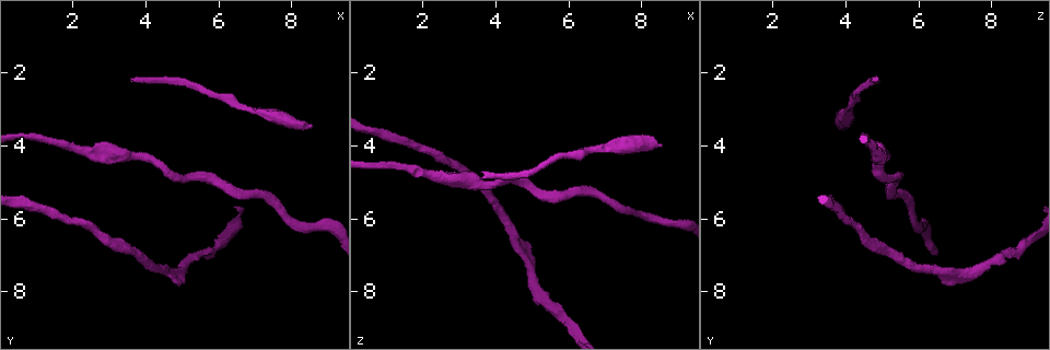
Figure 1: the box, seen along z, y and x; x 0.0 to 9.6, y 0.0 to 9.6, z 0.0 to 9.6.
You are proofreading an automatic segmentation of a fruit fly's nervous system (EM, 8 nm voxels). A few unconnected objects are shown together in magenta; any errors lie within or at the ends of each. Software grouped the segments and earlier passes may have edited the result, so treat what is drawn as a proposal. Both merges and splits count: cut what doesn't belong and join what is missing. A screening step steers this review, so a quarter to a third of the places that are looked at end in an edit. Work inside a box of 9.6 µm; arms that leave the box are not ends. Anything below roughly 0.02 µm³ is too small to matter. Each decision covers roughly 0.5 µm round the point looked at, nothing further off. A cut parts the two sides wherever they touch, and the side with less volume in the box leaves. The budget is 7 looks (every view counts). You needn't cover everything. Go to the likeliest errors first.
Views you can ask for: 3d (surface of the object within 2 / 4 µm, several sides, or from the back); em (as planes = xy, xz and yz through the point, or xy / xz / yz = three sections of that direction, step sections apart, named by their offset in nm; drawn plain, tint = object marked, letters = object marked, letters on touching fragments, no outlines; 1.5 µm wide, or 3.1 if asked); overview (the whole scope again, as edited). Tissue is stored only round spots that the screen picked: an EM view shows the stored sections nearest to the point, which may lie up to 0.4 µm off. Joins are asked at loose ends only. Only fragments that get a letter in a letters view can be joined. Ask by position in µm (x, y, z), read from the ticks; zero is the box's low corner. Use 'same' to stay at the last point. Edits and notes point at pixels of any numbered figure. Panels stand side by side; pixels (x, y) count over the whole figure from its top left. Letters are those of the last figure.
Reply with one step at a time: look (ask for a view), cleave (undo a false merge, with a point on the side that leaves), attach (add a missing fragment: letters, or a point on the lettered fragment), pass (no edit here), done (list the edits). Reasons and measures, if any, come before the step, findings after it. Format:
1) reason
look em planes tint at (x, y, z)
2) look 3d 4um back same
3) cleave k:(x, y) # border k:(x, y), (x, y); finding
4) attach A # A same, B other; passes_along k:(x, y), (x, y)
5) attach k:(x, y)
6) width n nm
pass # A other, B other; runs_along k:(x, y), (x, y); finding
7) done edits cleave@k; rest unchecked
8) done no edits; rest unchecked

branch stops here
look em yz step 4 letters at (8.60, 3.40, 3.95)

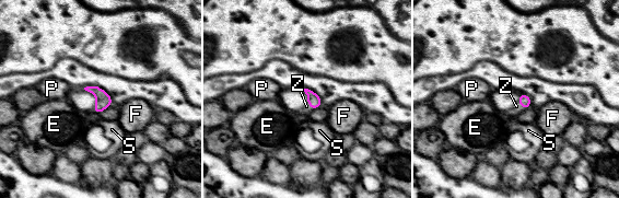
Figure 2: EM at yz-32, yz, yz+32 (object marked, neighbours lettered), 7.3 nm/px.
look em planes letters same

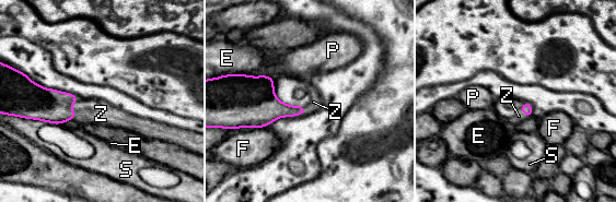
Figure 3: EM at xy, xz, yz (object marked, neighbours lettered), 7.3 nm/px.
attach Z # E other, F other, P other, S other, Z same; passes_along 3:(526, 107), (524, 113), (519, 116); the cell continues

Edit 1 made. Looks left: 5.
look overview

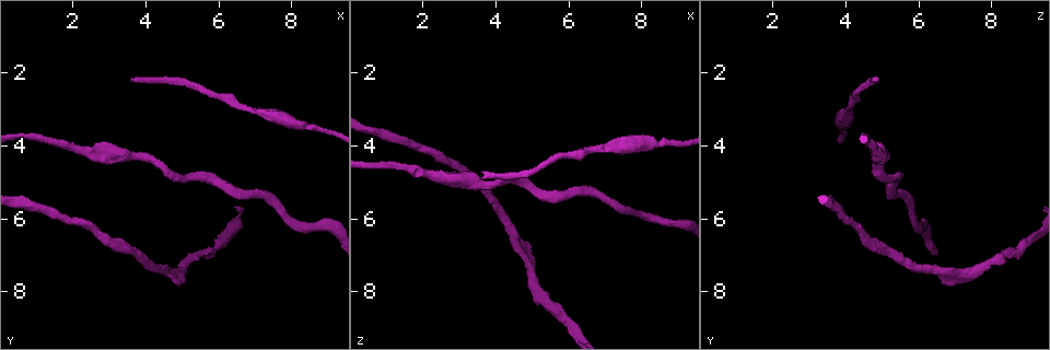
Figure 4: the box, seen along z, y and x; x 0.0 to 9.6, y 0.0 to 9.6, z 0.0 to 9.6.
look 3d 2um back at (3.80, 4.25, 5.00)

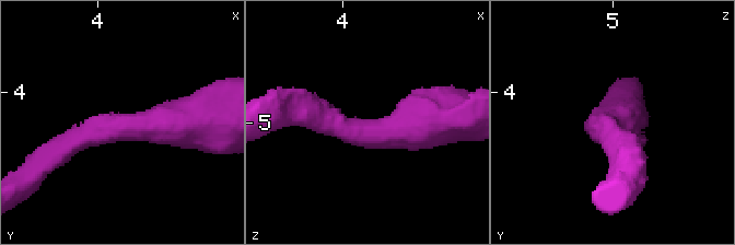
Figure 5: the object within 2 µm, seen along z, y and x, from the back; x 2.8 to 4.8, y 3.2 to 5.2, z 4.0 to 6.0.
arm_widths 220, 420 nm
look em planes letters at (3.76, 4.28, 5.06)

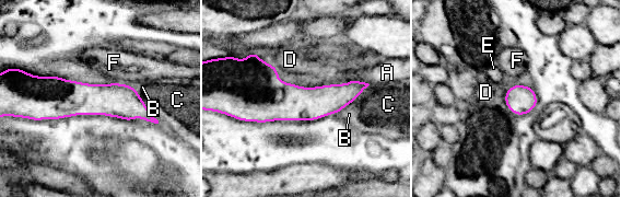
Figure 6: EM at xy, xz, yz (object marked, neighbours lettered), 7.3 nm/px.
longest_contact B 170 nm
pass # A other, B other, C other, D other, E other, F other; one cell here

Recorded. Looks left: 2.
done edits attach@3; rest unchecked

